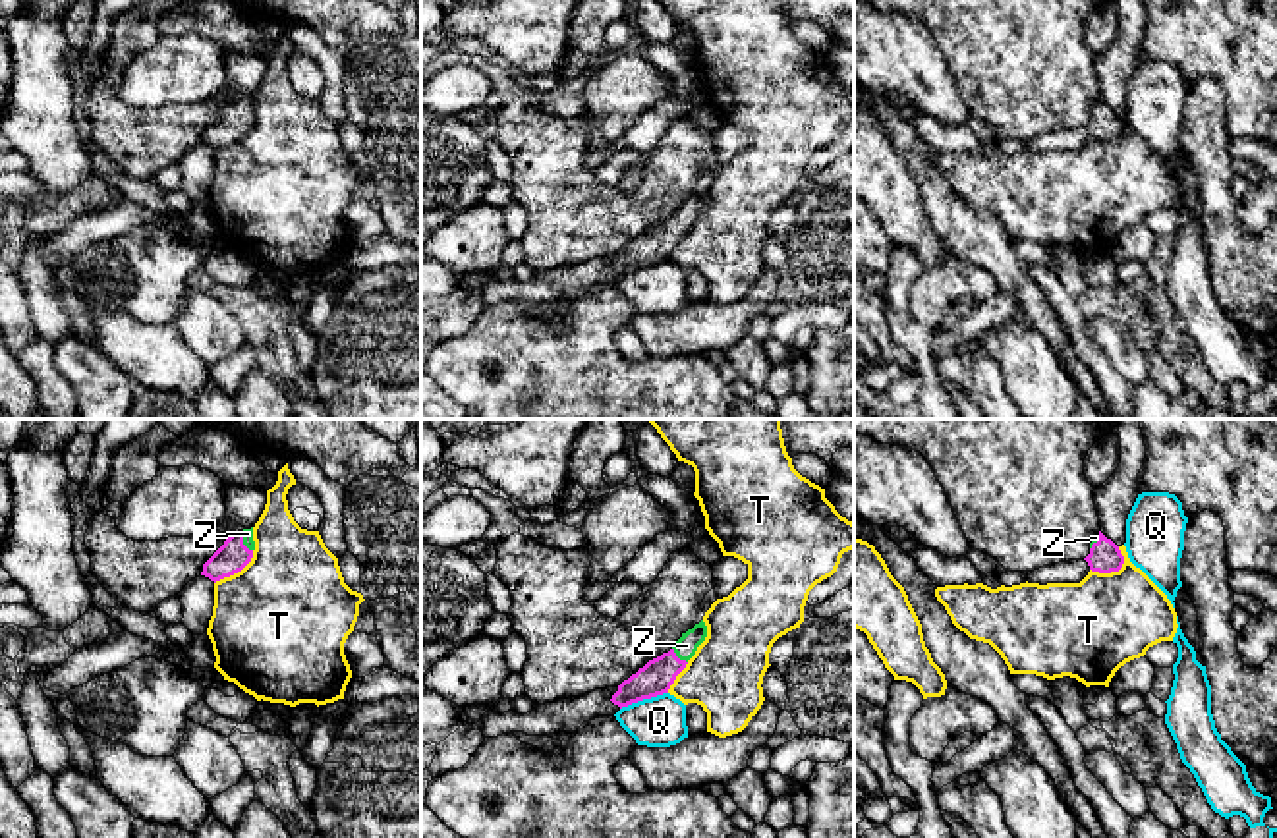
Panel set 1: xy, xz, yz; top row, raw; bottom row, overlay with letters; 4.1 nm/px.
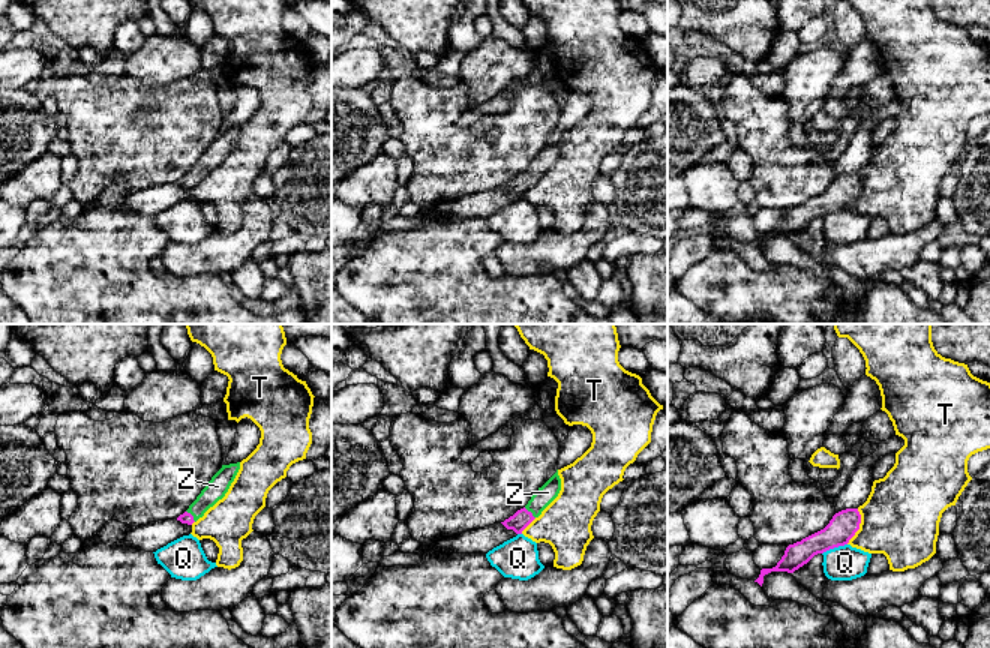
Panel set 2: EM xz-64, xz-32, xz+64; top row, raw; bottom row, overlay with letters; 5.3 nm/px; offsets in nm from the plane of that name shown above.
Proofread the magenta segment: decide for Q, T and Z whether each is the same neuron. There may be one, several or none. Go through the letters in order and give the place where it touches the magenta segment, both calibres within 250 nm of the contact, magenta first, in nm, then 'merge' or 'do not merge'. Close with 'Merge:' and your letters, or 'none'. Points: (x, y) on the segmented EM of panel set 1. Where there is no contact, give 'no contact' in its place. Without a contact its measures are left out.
Q: meets magenta in xz at (644, 698); 140 nm thick on the magenta side, 200 nm on the other; do not merge
T: meets magenta in yz at (1109, 572); 130 nm thick on the magenta side, 400 nm on the other; do not merge
Z: meets magenta in xz at (677, 657); 140 nm thick on the magenta side, 90 nm on the other; merge
Merge: Z

